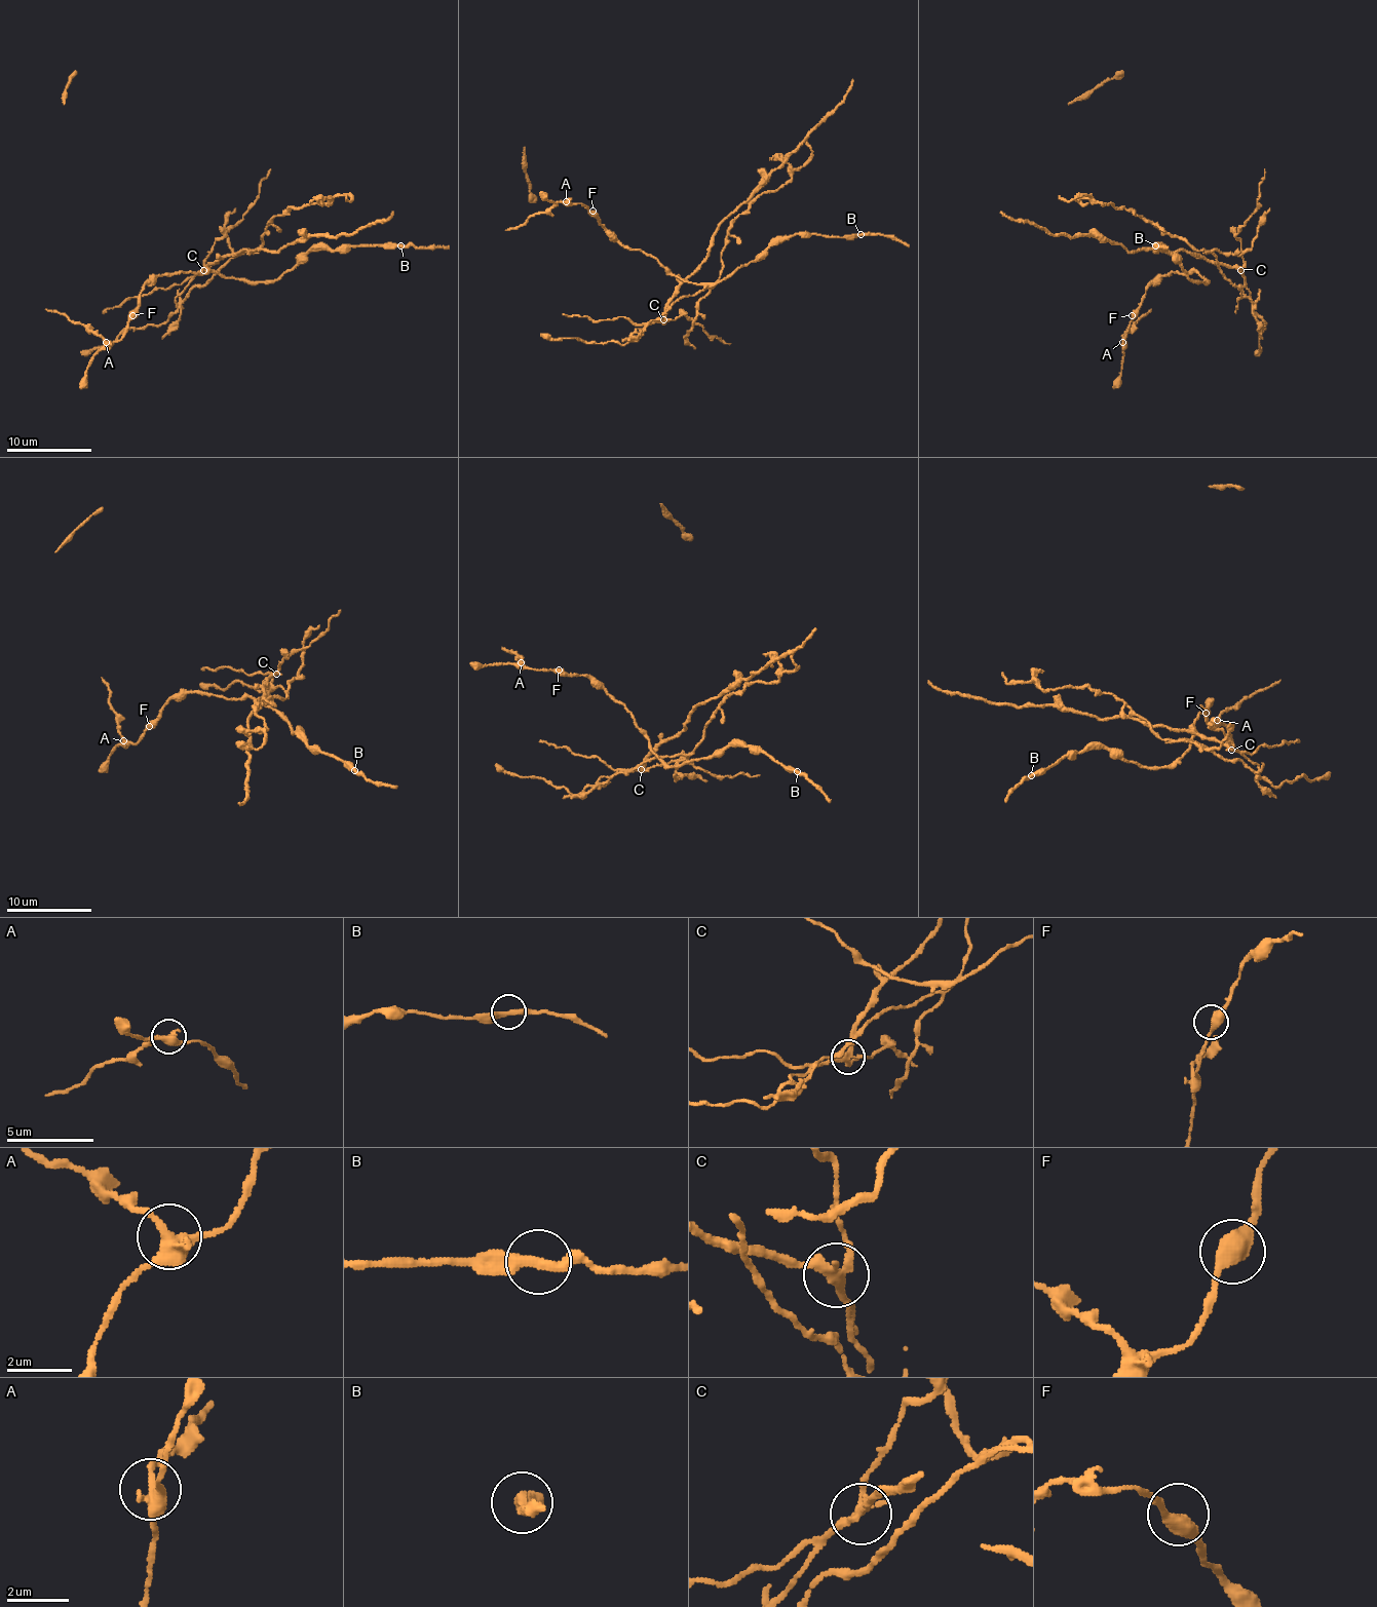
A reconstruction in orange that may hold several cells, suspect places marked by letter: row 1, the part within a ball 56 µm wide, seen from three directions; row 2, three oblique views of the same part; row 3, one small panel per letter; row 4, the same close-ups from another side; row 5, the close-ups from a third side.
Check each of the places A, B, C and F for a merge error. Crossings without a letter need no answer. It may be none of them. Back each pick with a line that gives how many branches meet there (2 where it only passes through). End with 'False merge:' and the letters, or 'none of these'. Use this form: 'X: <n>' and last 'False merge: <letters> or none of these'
A: 3
C: 3
False merge: A, C

